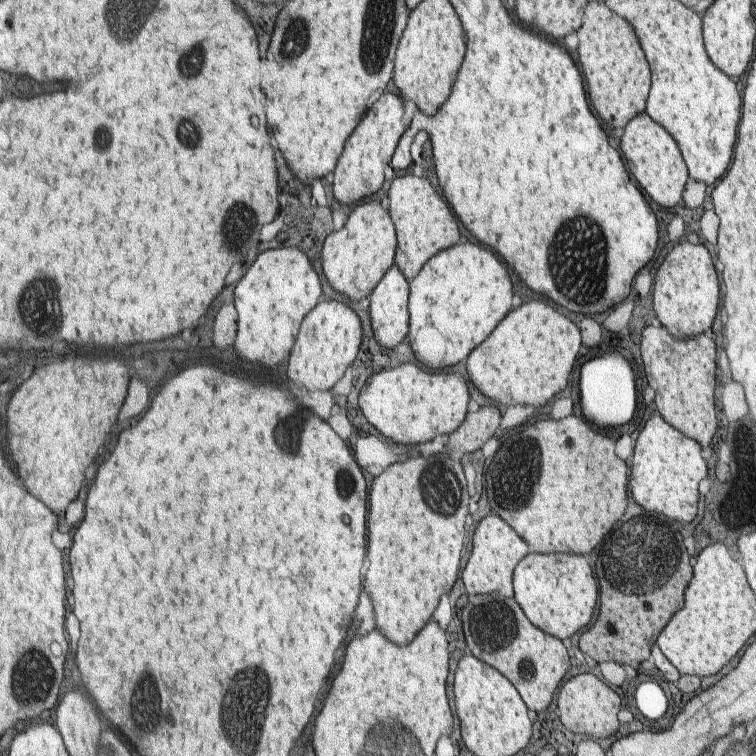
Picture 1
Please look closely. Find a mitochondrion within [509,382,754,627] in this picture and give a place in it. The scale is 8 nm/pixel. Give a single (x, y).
(647, 556)

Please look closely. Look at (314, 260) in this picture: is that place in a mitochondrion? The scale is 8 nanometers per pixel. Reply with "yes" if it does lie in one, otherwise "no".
no

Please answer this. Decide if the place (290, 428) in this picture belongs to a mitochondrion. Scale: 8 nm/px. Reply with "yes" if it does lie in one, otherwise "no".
yes

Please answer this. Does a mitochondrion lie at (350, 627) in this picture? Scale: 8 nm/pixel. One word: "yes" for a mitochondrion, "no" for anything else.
no

